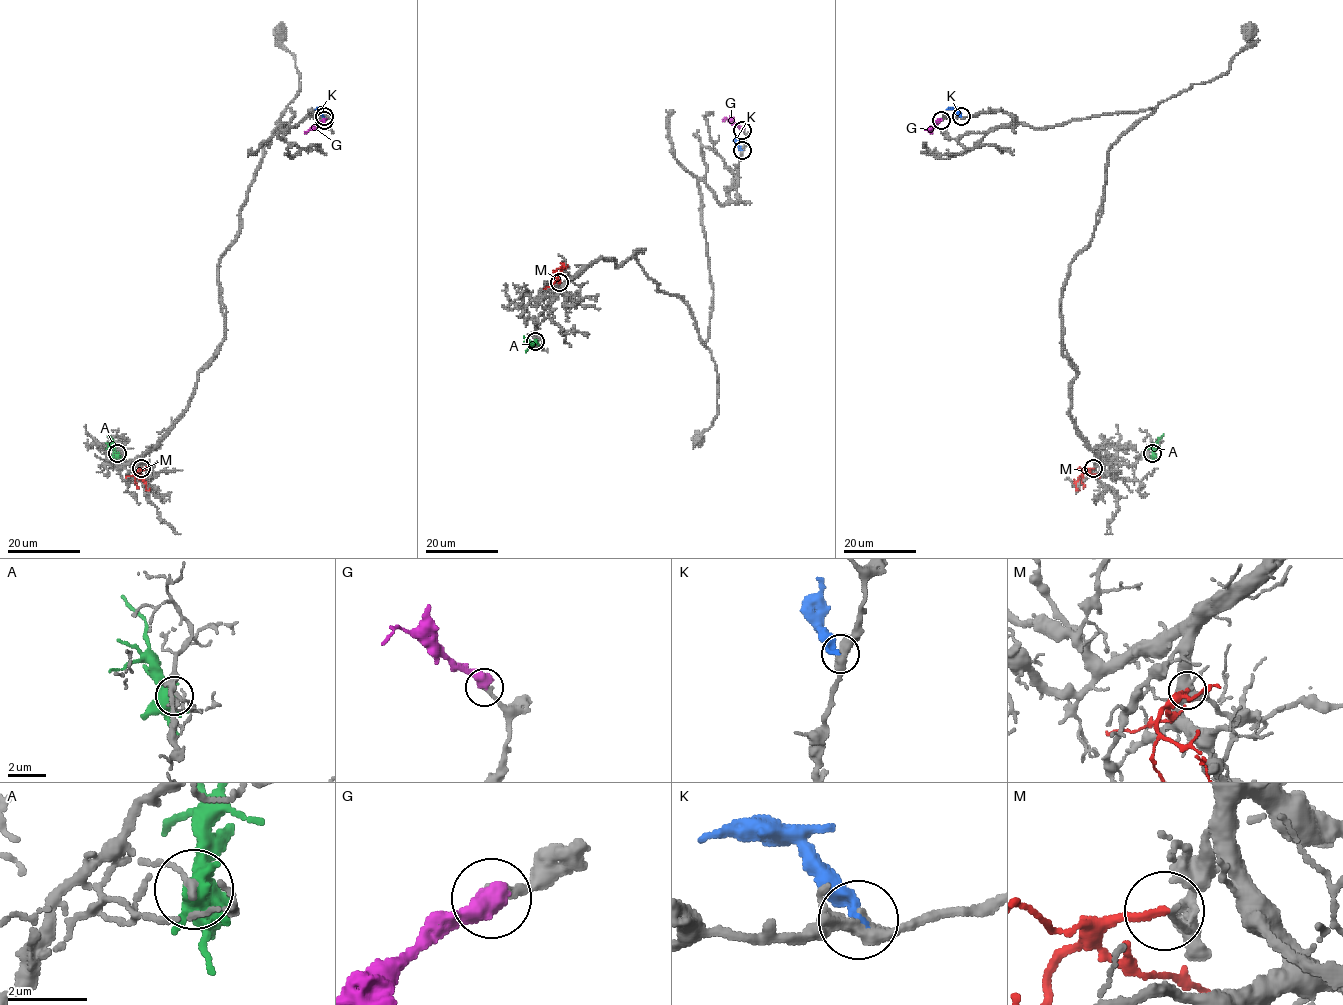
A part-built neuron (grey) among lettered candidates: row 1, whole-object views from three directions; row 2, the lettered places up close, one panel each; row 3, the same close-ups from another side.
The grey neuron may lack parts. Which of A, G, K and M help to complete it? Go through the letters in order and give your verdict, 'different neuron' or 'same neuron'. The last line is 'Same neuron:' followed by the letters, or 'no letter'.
A: different neuron
G: same neuron
K: different neuron
M: different neuron
Same neuron: G

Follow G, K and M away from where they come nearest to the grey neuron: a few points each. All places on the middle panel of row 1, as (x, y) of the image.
G: (742, 129), (725, 118), (722, 121)
K: (742, 149), (737, 135)
M: (560, 281), (554, 271), (563, 264), (568, 265)

